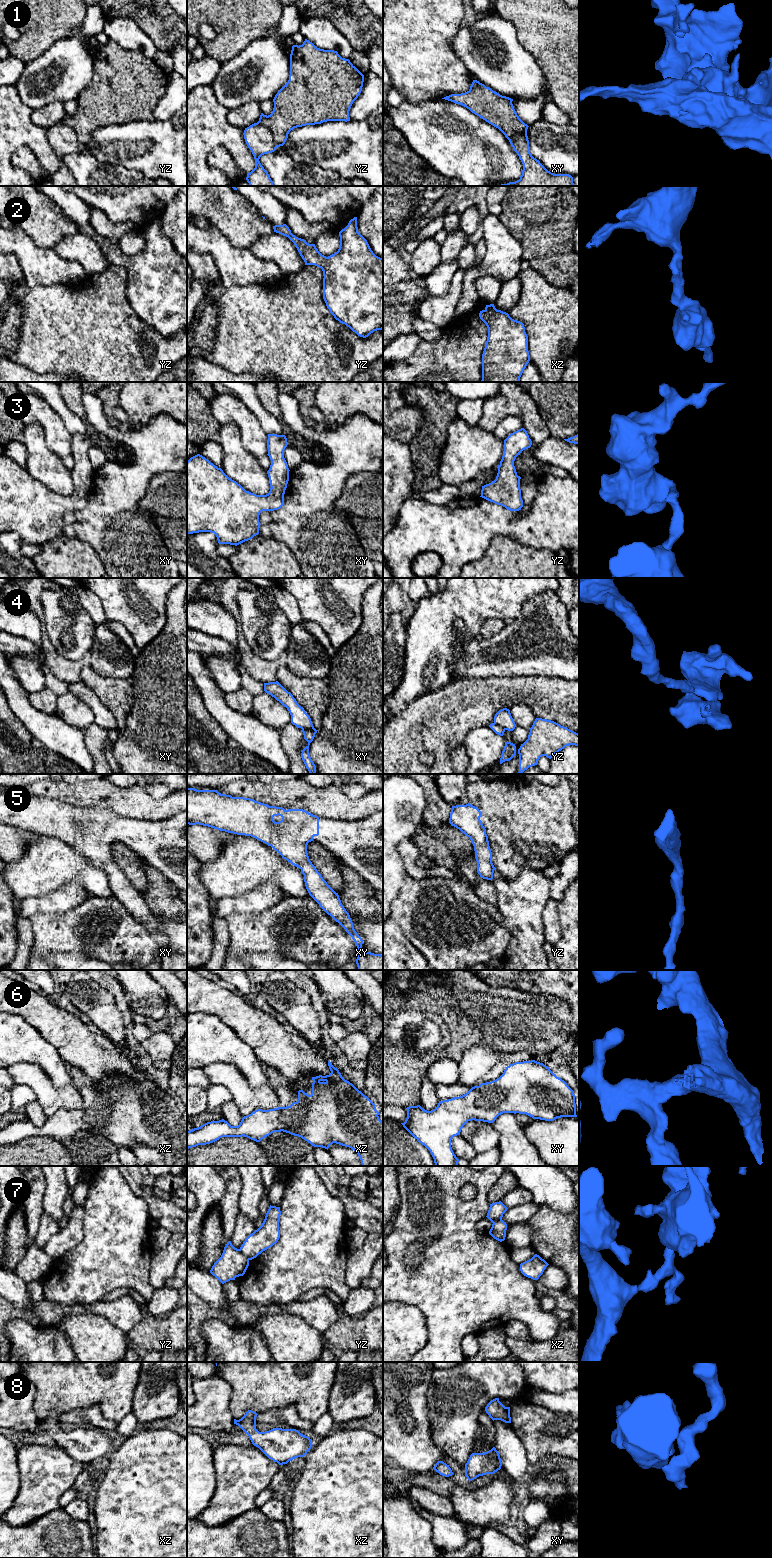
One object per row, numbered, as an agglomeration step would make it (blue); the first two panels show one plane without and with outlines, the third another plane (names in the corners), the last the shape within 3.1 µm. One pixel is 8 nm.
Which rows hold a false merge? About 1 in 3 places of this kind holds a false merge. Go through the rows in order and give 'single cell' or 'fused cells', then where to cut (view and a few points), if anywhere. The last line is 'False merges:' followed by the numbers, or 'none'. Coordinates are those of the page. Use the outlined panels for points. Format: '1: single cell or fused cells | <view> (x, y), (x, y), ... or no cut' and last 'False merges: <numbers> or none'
1: fused cells | yz (257, 122), (269, 129), (277, 146)
2: single cell | no cut
3: single cell | no cut
4: fused cells | xy (302, 728), (310, 728), (315, 733)
5: single cell | no cut
6: single cell | no cut
7: fused cells | yz (238, 1249), (249, 1259)
8: single cell | no cut
False merges: 1, 4, 7

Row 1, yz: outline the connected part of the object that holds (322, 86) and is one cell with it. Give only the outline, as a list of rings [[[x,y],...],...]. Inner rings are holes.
[[[305,39],[302,45],[293,45],[290,54],[290,75],[288,82],[275,95],[274,108],[270,115],[261,113],[258,123],[270,129],[277,147],[283,146],[291,130],[306,125],[327,121],[350,121],[349,111],[362,91],[364,75],[337,51],[317,48]]]

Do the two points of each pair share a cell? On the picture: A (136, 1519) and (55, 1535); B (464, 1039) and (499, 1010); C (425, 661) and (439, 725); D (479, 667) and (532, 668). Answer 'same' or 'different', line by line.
A: different
B: same
C: different
D: same

